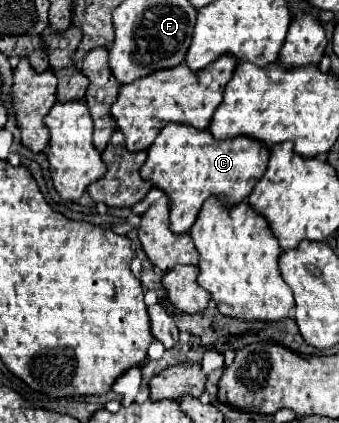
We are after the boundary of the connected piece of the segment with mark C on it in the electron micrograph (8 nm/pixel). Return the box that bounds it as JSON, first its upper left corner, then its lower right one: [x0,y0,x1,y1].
[140,124,270,236]

